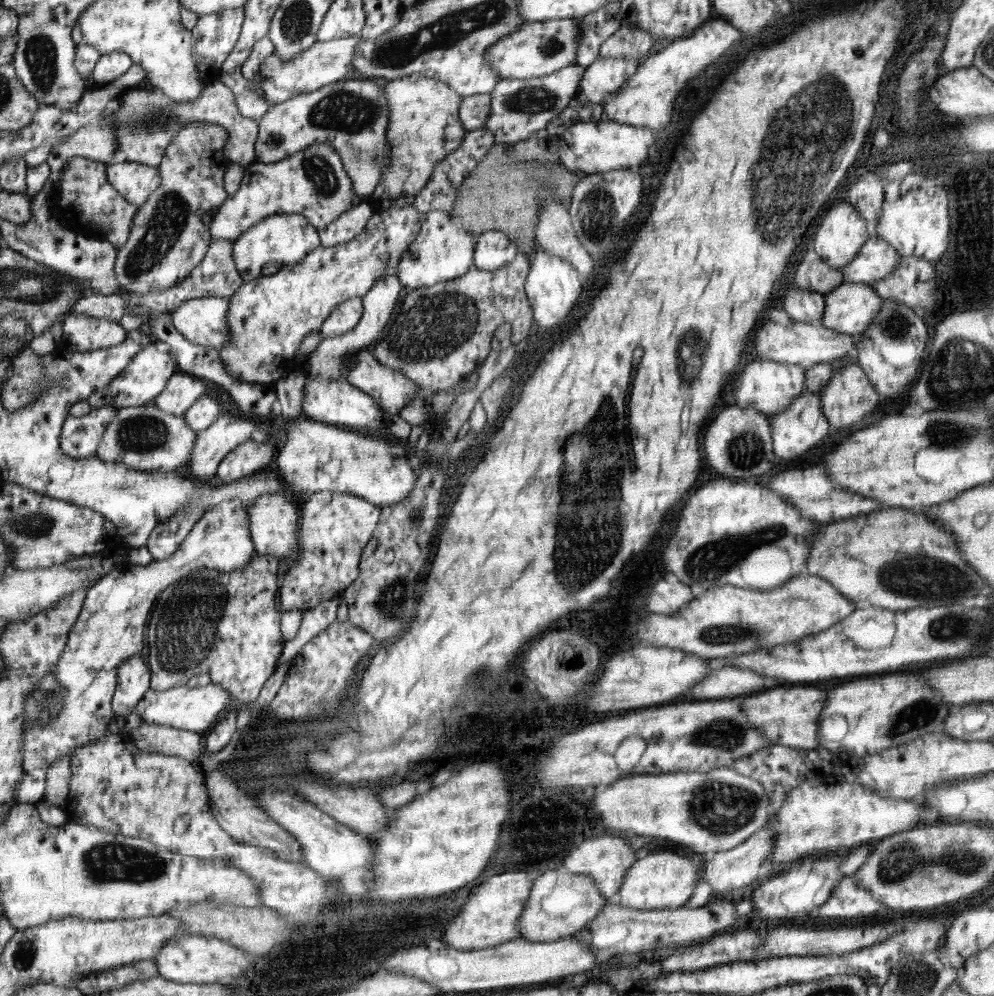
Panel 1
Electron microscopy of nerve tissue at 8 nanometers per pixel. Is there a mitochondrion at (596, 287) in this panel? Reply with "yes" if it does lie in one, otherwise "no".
no

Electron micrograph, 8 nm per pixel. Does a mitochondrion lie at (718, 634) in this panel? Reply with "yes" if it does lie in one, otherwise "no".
yes

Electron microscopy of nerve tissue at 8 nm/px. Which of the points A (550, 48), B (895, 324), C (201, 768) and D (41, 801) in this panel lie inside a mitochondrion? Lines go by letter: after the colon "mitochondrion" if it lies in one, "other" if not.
A: mitochondrion
B: mitochondrion
C: other
D: other

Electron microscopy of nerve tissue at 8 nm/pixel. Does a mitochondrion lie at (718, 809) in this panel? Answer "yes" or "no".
yes

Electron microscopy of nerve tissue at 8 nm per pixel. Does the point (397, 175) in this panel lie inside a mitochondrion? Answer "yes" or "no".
no

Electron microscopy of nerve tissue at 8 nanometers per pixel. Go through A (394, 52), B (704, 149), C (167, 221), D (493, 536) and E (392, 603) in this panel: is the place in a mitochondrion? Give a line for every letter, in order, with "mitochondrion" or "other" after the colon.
A: mitochondrion
B: other
C: mitochondrion
D: other
E: mitochondrion

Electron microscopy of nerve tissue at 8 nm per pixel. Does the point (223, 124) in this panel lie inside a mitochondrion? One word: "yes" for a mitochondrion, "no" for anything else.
no

